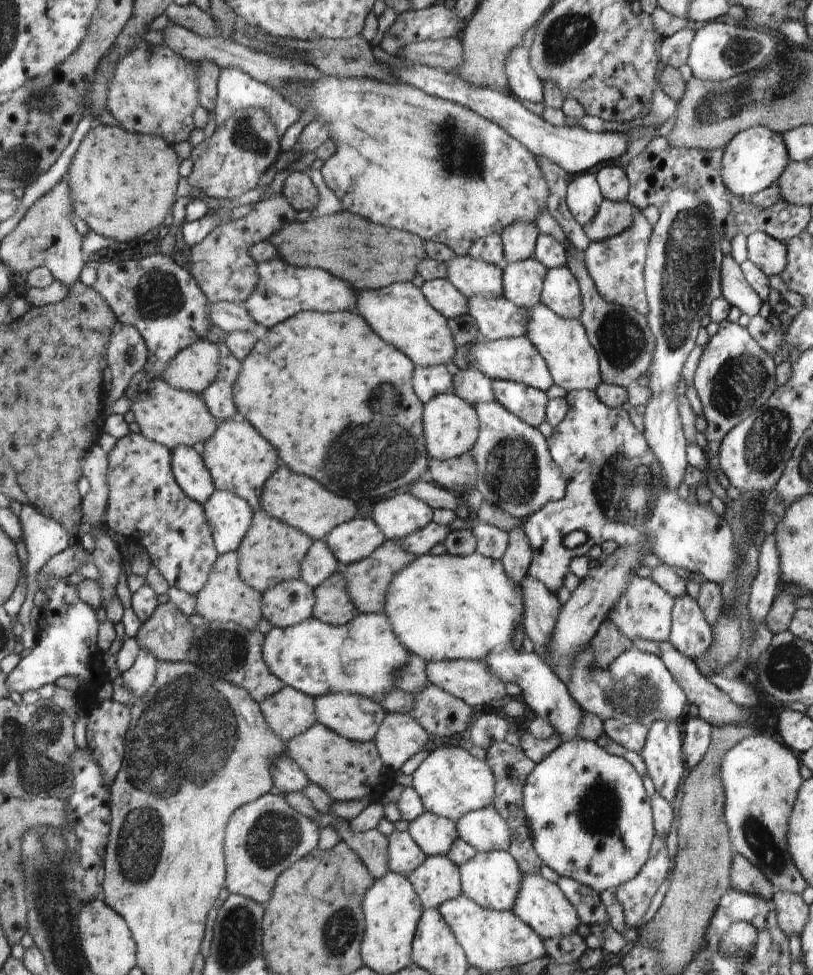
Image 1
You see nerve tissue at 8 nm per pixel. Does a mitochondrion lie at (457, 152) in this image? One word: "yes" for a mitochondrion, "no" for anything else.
yes

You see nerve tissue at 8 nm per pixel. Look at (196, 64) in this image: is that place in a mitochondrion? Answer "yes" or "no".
no

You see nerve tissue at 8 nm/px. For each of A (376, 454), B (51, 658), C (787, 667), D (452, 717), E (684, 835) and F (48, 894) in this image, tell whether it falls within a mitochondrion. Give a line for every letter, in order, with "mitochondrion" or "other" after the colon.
A: mitochondrion
B: other
C: mitochondrion
D: other
E: other
F: mitochondrion

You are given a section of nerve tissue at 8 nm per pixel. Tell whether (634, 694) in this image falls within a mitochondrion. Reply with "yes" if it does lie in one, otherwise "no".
yes

